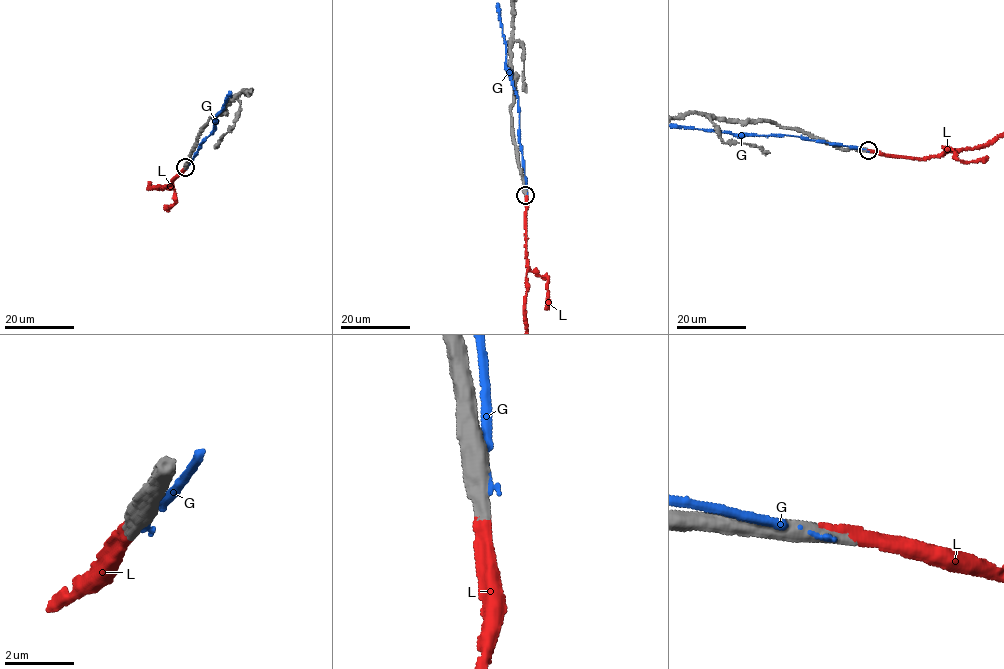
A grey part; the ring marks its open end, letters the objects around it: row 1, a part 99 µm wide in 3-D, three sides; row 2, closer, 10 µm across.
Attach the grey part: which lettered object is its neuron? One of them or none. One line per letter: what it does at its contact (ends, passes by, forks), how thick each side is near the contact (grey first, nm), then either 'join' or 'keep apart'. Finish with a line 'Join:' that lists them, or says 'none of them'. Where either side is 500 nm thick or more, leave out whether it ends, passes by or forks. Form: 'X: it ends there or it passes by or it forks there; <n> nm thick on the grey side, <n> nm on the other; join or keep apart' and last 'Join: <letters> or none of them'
G: 500 nm thick on the grey side, 200 nm on the other; keep apart
L: 550 nm thick on the grey side, 320 nm on the other; join
Join: L

